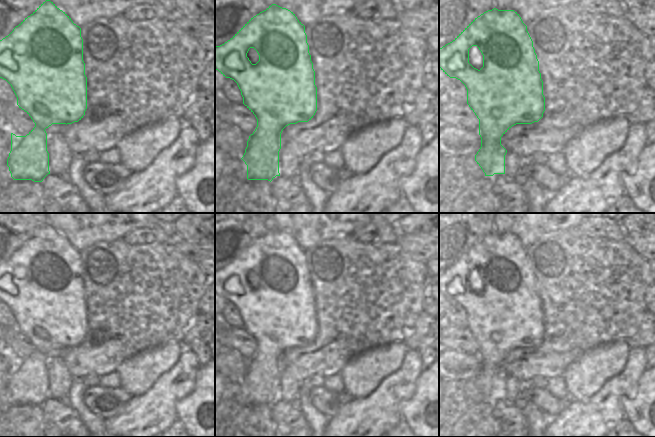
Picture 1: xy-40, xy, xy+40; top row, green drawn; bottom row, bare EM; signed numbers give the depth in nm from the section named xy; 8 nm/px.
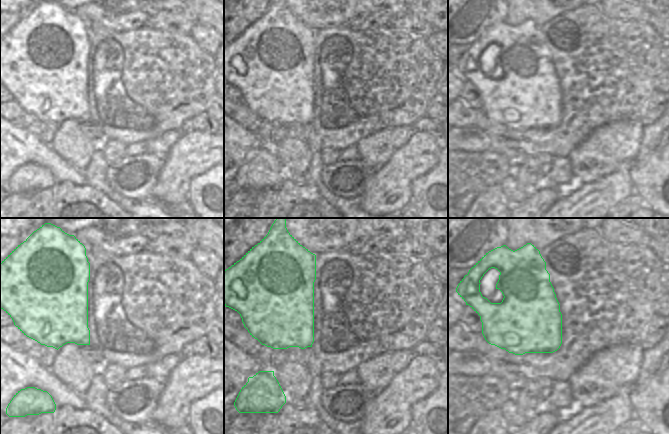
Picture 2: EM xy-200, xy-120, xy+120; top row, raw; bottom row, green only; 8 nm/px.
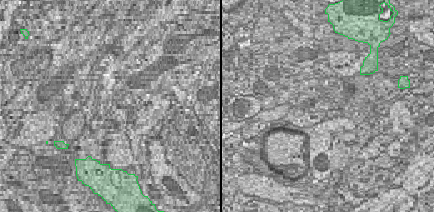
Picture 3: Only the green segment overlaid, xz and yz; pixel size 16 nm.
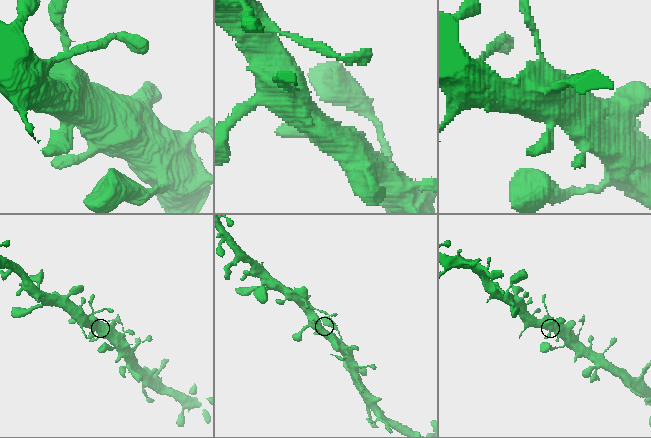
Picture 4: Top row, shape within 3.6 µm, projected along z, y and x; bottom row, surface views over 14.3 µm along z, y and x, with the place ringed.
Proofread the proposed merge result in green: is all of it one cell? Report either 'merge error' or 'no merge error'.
no merge error

